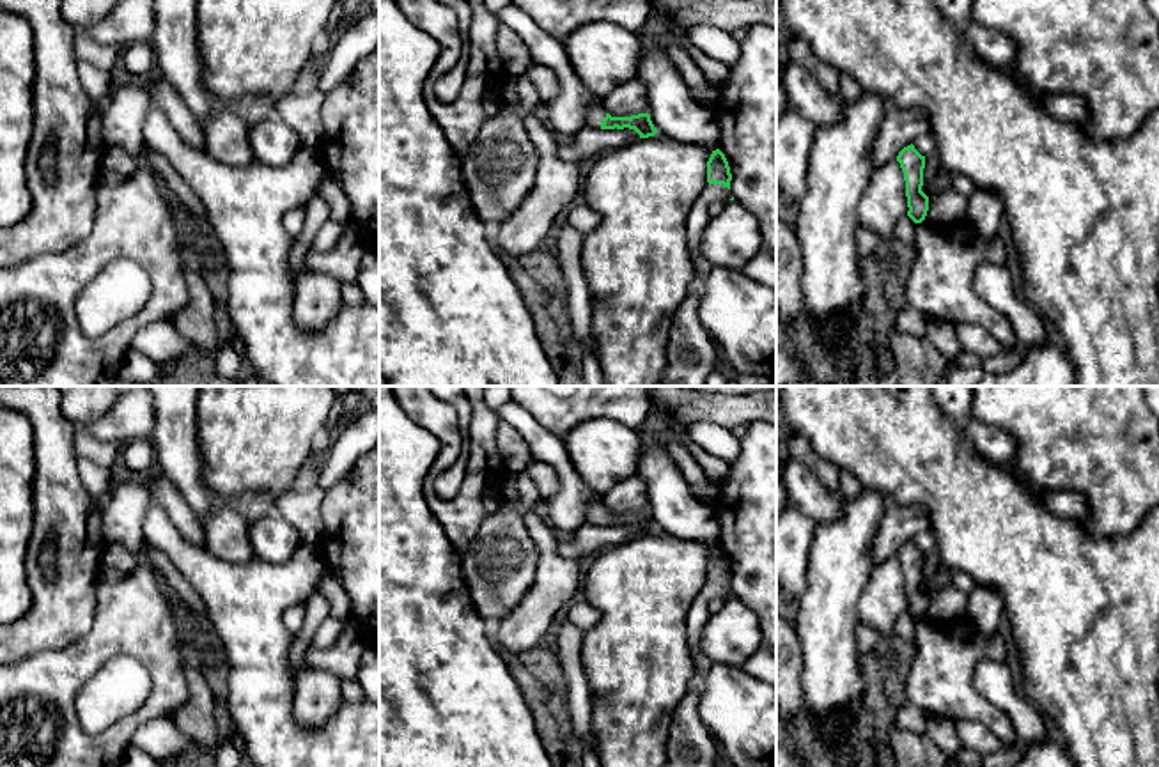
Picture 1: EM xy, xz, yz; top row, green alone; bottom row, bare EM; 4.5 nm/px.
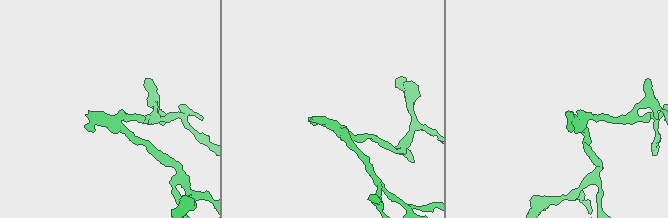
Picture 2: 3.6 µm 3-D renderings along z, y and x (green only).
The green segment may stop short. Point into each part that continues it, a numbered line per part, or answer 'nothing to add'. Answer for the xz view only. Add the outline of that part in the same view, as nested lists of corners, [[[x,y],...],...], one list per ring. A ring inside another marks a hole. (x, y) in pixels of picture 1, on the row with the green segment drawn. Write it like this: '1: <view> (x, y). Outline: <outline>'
1: xz (596, 112). Outline: [[[595,99],[588,105],[585,122],[594,129],[601,129],[601,122],[606,117],[606,110],[603,106],[603,99]]]

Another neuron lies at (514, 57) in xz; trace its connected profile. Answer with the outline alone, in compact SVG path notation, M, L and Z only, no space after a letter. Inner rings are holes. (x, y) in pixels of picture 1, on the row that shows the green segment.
M500 23L496 32L496 51L507 76L521 76L533 66L525 43L503 23Z

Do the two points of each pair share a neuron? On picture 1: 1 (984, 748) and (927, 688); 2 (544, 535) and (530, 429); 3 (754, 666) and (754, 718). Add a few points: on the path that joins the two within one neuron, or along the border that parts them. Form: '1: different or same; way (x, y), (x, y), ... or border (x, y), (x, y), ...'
1: different; border (957, 720), (980, 721), (998, 737)
2: different; border (539, 511), (553, 530)
3: different; border (739, 668), (757, 679)

